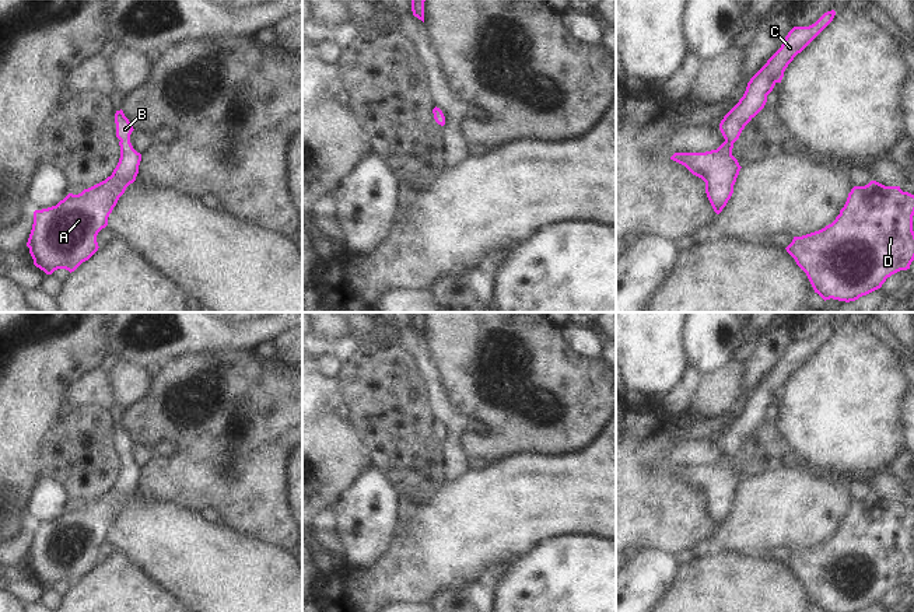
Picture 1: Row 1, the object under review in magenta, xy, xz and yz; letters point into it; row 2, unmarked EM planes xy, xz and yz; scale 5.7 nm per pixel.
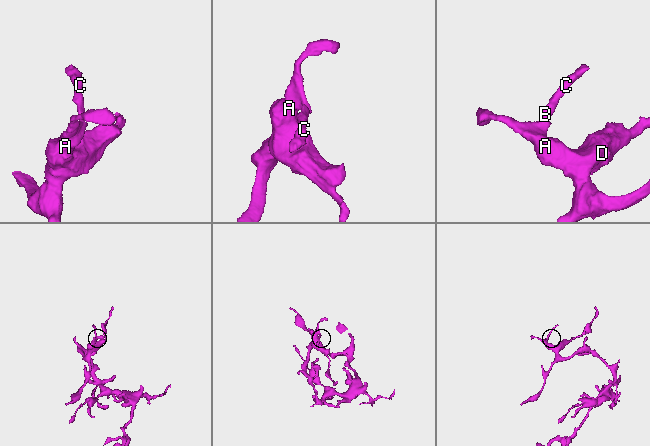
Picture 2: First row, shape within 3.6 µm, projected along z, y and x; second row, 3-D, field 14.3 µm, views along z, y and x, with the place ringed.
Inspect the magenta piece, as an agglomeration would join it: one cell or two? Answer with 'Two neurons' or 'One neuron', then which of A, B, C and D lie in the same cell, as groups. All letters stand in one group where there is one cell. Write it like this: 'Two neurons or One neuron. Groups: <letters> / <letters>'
One neuron. Groups: A B C D.

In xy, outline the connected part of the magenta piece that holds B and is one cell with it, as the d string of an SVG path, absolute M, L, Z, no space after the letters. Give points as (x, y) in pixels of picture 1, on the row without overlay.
M122 423L116 424L115 437L120 472L112 489L78 508L69 507L56 520L34 525L27 560L34 578L46 588L57 583L71 587L98 564L98 546L108 539L119 511L136 494L141 468L130 457L134 443Z

